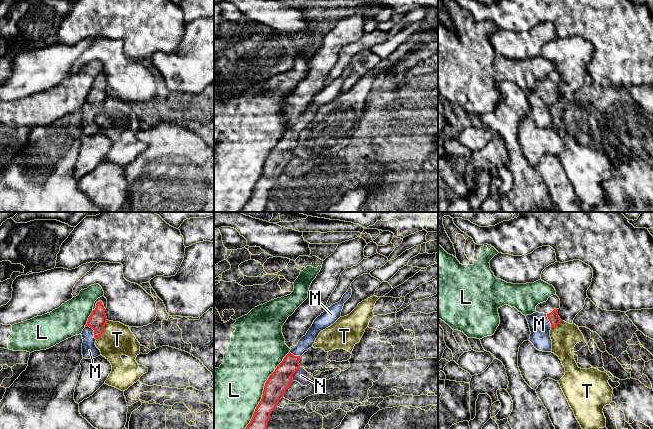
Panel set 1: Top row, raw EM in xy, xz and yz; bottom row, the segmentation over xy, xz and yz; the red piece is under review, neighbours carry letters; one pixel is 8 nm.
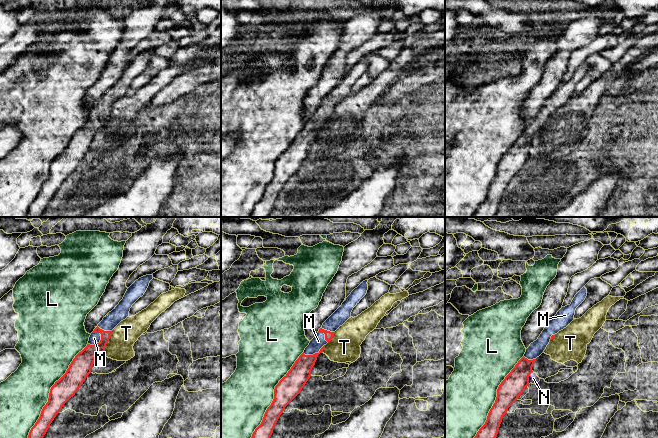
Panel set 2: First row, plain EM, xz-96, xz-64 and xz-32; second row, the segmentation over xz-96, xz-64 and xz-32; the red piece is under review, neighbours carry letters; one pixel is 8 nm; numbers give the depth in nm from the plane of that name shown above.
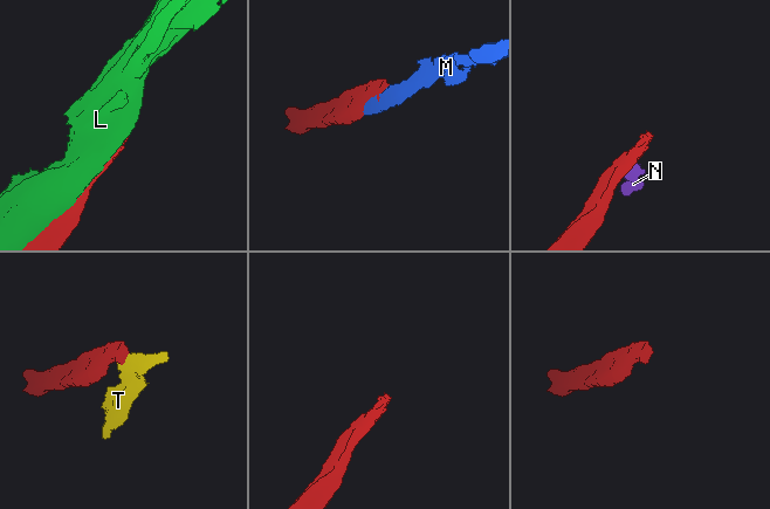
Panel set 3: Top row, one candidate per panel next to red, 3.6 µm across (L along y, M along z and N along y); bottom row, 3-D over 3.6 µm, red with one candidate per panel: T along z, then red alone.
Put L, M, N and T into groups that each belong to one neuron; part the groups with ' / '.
L / M / N T

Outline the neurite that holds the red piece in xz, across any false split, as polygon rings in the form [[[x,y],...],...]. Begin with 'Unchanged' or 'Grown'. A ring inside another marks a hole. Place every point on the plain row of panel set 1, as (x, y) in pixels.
Grown. [[[352,65],[343,71],[340,78],[326,84],[298,120],[290,126],[265,159],[262,175],[253,193],[240,212],[264,212],[269,193],[293,158],[292,151],[300,144],[300,134],[313,122],[319,109],[333,101],[340,93],[344,79],[351,73]]]

